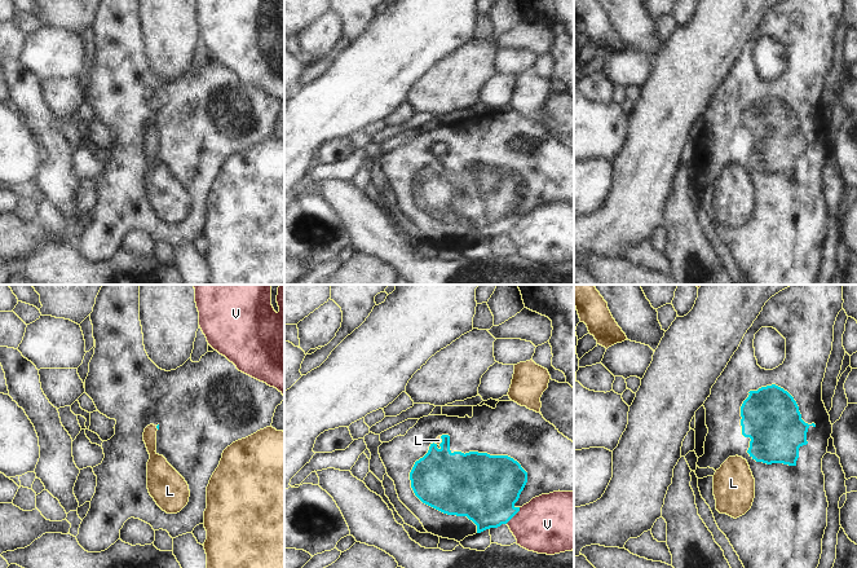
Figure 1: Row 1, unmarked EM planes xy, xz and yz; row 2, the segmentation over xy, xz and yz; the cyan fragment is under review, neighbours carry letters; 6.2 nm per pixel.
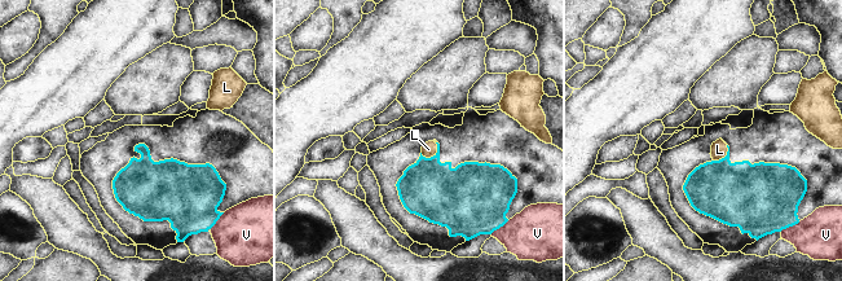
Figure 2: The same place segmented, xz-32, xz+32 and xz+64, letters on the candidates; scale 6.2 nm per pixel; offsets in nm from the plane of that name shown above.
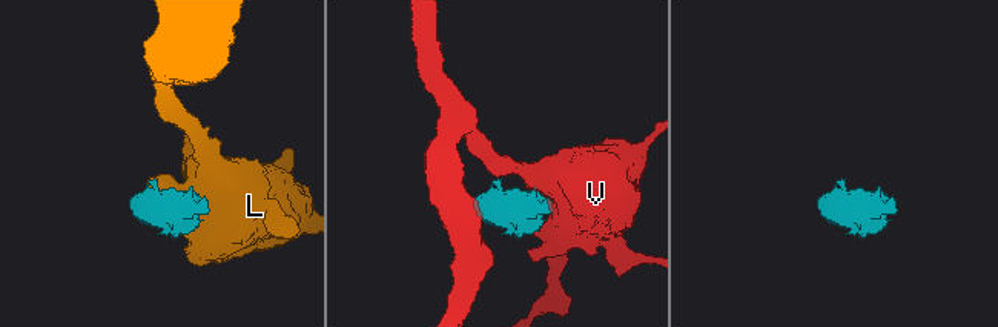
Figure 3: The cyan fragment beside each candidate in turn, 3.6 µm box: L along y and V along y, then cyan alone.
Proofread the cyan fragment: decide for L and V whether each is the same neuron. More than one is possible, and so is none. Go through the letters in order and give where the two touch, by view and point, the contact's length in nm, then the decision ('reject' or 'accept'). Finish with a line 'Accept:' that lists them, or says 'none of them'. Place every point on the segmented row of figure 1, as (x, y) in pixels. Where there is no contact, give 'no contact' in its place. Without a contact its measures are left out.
L: xz (441, 443) | 70 nm | reject
V: xz (513, 515) | 140 nm | reject
Accept: none of them

